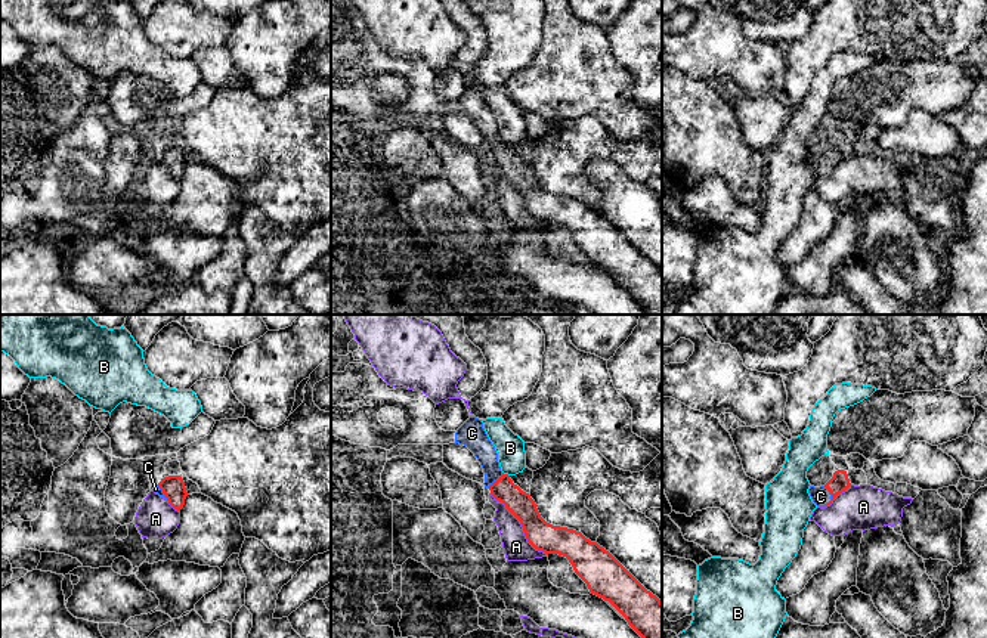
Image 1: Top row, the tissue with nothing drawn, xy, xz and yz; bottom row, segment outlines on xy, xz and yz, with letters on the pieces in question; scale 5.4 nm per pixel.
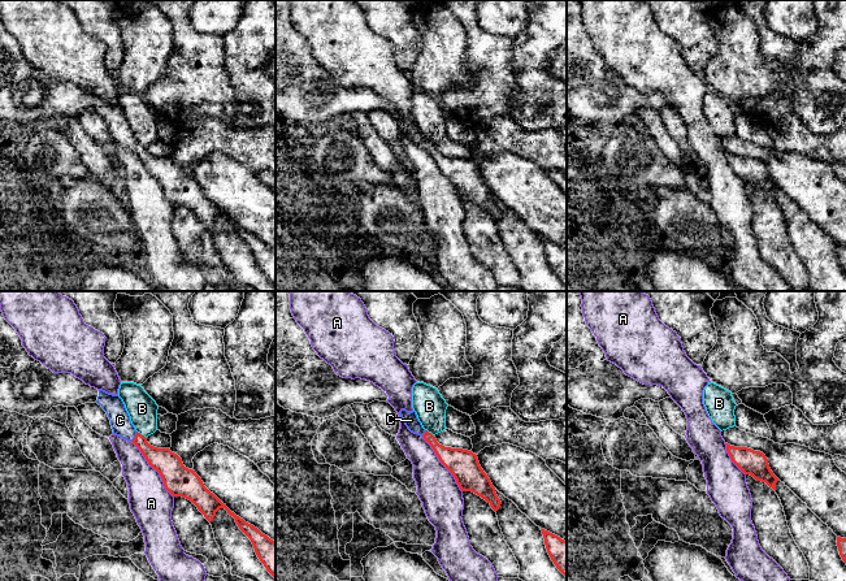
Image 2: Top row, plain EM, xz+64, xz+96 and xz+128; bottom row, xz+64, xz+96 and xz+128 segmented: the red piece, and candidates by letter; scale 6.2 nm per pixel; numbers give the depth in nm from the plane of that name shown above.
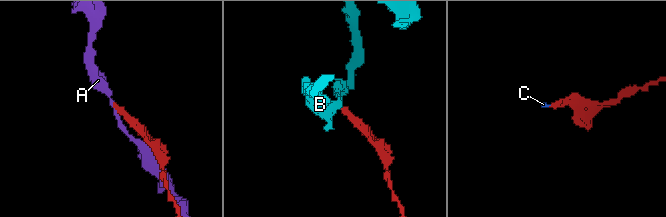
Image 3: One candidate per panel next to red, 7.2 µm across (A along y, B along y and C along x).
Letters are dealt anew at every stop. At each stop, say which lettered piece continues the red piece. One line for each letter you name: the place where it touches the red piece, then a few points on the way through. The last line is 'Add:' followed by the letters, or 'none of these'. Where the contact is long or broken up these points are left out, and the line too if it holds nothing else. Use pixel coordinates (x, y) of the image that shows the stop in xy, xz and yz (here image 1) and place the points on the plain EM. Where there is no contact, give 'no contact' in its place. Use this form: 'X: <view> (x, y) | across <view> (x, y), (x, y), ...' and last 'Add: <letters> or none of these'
C: yz (832, 166) | across yz (839, 151), (832, 158), (832, 166), (820, 166)
Add: C

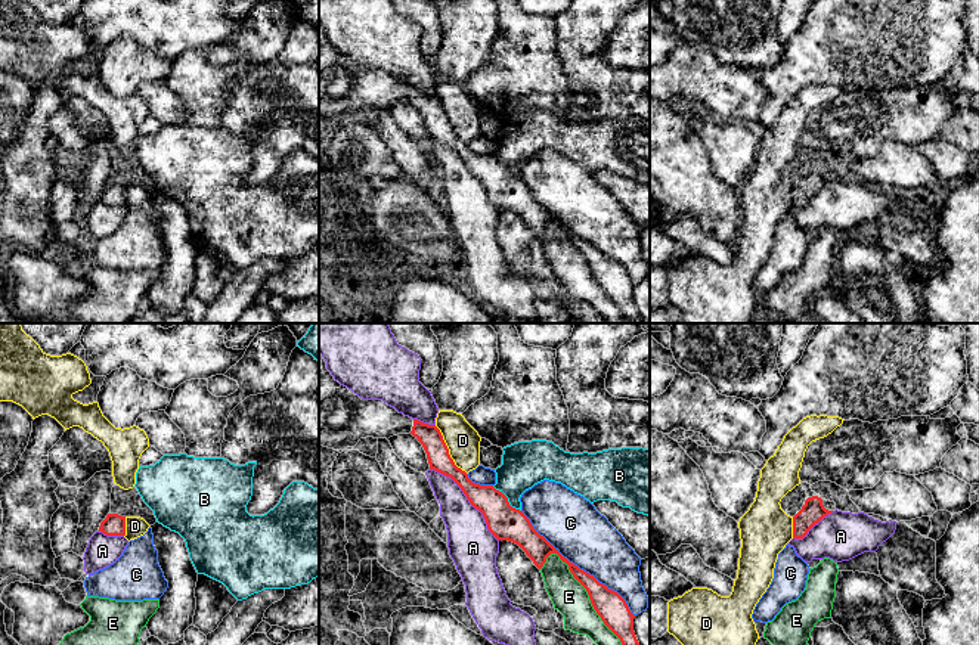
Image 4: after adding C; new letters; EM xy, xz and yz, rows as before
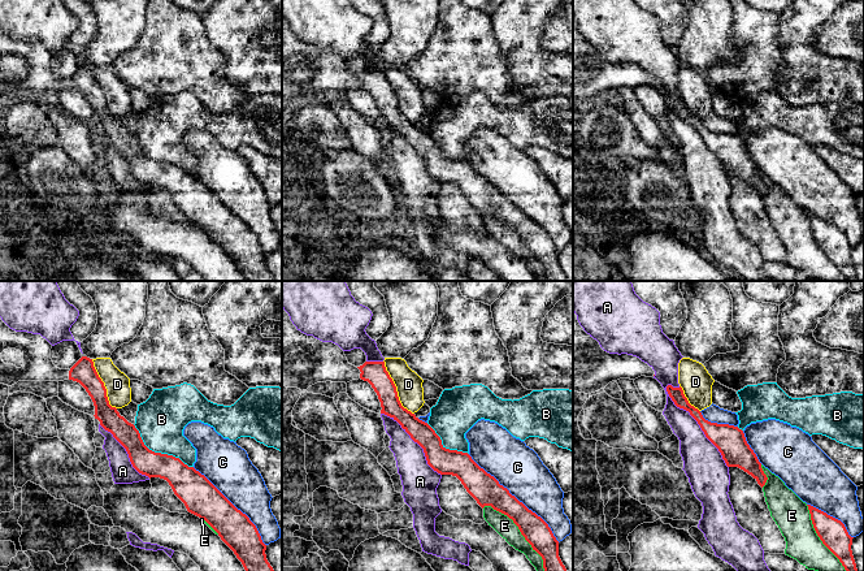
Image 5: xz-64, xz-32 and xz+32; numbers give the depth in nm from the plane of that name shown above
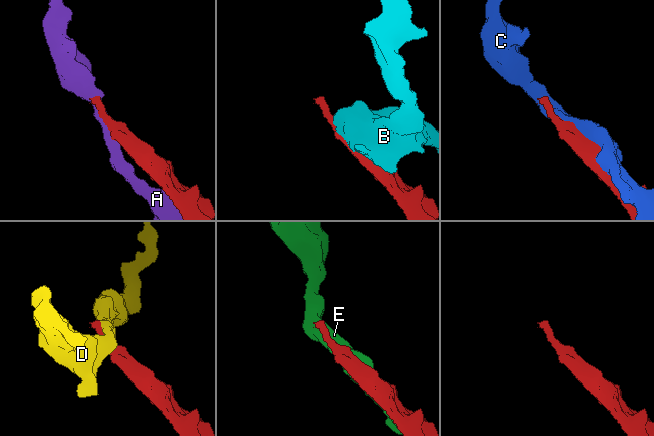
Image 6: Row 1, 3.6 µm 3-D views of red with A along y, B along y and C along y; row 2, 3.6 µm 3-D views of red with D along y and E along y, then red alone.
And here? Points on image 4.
Add: none of these

